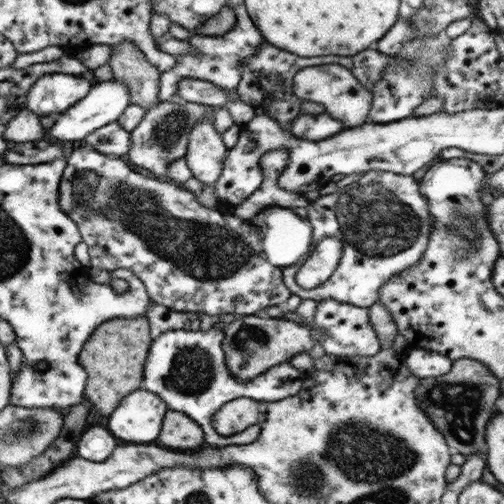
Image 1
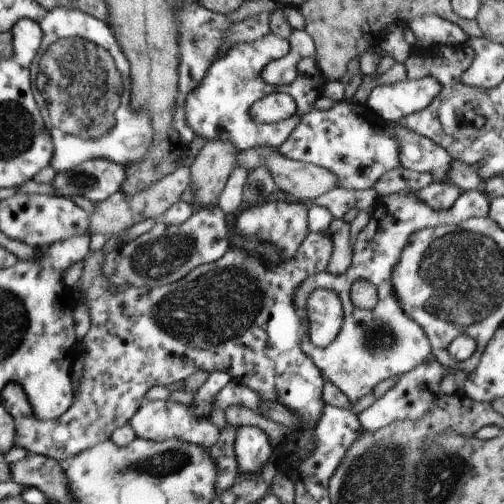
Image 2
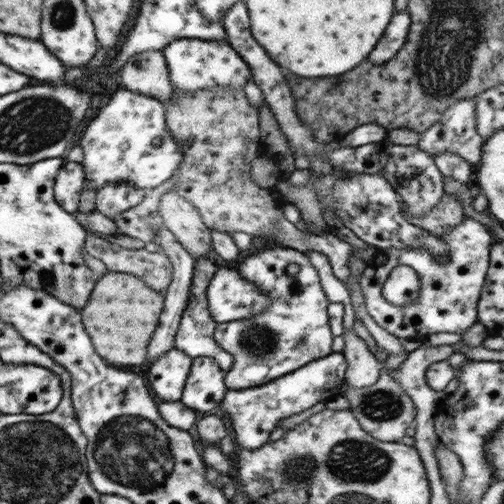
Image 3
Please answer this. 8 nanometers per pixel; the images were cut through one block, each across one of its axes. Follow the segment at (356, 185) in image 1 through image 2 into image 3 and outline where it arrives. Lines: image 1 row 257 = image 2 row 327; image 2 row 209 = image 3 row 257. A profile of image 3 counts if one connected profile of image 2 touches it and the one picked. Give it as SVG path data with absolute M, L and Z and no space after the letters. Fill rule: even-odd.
M463 218L459 226L455 226L449 234L441 236L441 240L449 246L449 258L445 264L439 264L433 260L433 256L423 250L375 250L371 260L367 262L367 268L357 278L363 294L365 294L365 310L373 318L373 322L383 328L385 332L405 338L405 340L425 340L431 334L467 334L471 326L477 324L477 300L483 290L483 282L489 270L489 250L493 246L493 236L487 232L487 228L473 220ZM397 266L409 266L417 272L421 288L419 298L415 304L407 308L399 308L389 304L383 298L383 284L393 268Z

